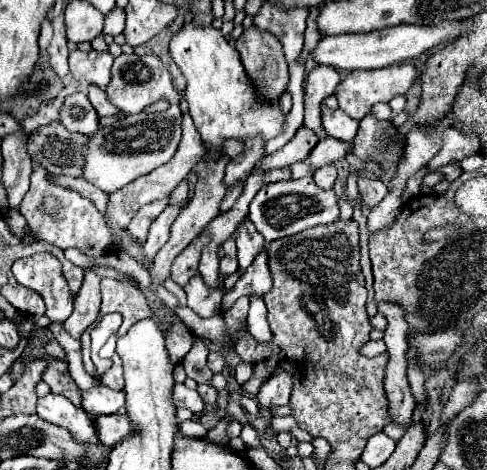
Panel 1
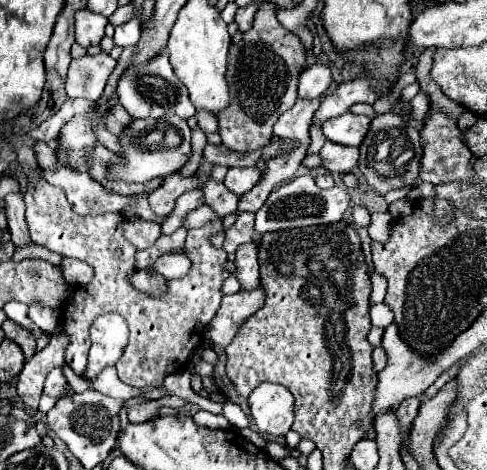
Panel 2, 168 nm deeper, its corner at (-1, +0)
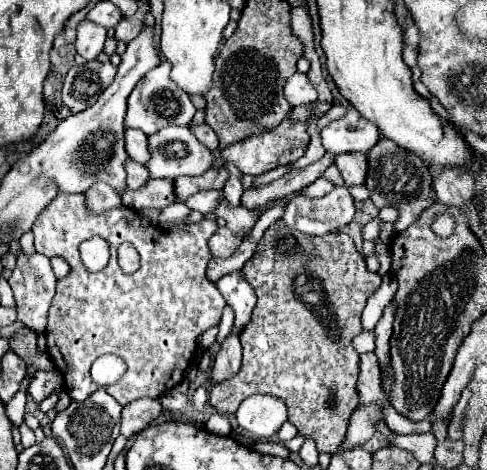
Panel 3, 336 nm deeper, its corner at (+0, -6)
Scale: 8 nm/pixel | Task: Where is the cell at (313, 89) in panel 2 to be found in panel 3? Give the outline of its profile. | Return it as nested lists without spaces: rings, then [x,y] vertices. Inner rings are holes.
[[[295,72],[287,82],[285,82],[285,98],[291,106],[297,106],[297,104],[311,104],[317,100],[317,92],[313,88],[313,84],[307,80],[305,74],[301,72]]]

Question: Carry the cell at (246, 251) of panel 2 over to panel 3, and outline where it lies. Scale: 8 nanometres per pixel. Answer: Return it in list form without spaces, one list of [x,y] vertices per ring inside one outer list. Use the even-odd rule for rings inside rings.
[[[231,272],[231,274],[223,276],[217,282],[217,288],[219,288],[221,296],[225,298],[227,306],[231,306],[233,314],[235,314],[231,334],[241,332],[247,326],[247,322],[251,320],[251,310],[257,300],[253,288],[245,282],[245,278],[239,272]]]

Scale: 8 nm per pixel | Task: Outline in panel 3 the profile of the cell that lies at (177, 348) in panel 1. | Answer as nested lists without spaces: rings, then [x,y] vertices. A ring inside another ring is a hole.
[[[59,194],[41,212],[33,226],[37,252],[41,252],[47,258],[61,256],[71,266],[67,278],[57,280],[57,292],[53,296],[47,316],[45,338],[47,348],[55,346],[61,352],[61,358],[65,362],[65,366],[61,368],[65,392],[73,402],[83,402],[97,390],[97,384],[91,382],[89,370],[95,358],[103,354],[117,354],[127,364],[127,372],[123,374],[123,378],[117,384],[107,386],[107,394],[111,394],[121,406],[143,396],[159,398],[165,390],[175,388],[183,380],[183,374],[195,356],[197,338],[207,328],[219,324],[221,310],[225,308],[225,300],[217,292],[217,286],[205,276],[207,262],[211,260],[207,238],[211,238],[215,230],[215,220],[201,220],[185,228],[185,232],[161,232],[157,226],[149,228],[141,224],[141,216],[137,216],[137,212],[129,210],[127,206],[119,210],[113,208],[109,212],[93,214],[85,206],[85,194]],[[91,236],[101,236],[111,246],[111,260],[107,268],[101,272],[87,272],[79,258],[79,244]],[[123,242],[133,242],[141,256],[141,268],[135,274],[123,274],[123,270],[117,264],[117,248]]]

